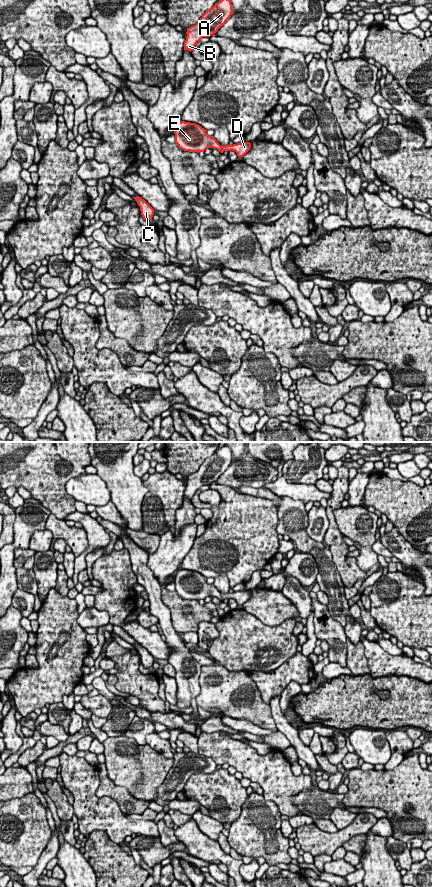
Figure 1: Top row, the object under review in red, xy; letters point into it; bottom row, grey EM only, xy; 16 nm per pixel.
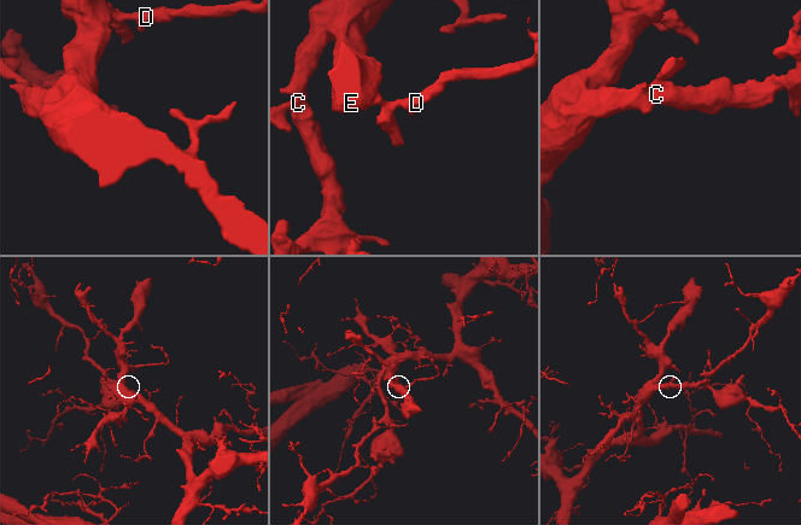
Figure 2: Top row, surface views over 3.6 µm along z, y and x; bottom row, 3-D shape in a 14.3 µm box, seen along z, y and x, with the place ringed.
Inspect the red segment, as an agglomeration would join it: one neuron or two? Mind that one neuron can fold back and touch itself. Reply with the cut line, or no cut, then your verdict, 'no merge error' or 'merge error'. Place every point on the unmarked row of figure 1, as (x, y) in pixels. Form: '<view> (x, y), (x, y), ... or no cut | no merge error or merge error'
no cut | no merge error

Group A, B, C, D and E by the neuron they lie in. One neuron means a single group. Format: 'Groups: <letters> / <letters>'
Groups: A B C D E

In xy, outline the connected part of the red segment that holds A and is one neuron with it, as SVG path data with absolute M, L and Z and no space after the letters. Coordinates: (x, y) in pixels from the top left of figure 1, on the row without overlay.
M223 446L207 458L200 468L193 474L187 476L187 484L184 490L184 498L192 499L195 493L203 486L215 482L233 462L231 449Z

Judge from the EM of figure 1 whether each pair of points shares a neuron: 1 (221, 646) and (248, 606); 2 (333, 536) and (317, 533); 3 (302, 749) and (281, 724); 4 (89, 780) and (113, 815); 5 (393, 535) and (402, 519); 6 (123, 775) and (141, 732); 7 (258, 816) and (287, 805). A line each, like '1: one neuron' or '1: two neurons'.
1: two neurons
2: two neurons
3: one neuron
4: one neuron
5: two neurons
6: two neurons
7: two neurons

